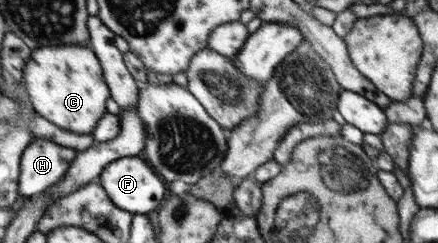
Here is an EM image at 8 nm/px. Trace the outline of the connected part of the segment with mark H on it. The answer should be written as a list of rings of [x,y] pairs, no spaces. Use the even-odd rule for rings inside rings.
[[[34,138],[20,157],[18,192],[21,200],[45,192],[62,181],[78,151]]]

